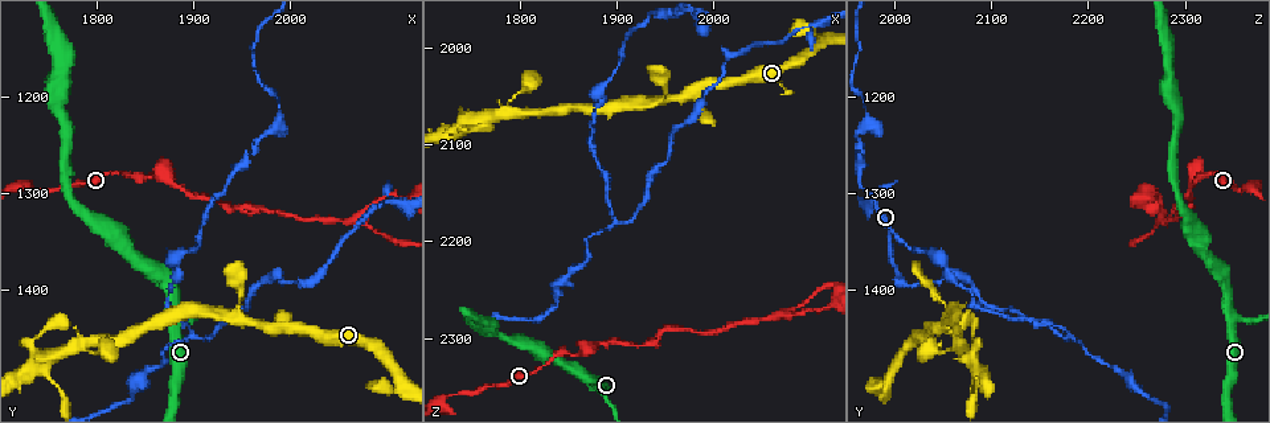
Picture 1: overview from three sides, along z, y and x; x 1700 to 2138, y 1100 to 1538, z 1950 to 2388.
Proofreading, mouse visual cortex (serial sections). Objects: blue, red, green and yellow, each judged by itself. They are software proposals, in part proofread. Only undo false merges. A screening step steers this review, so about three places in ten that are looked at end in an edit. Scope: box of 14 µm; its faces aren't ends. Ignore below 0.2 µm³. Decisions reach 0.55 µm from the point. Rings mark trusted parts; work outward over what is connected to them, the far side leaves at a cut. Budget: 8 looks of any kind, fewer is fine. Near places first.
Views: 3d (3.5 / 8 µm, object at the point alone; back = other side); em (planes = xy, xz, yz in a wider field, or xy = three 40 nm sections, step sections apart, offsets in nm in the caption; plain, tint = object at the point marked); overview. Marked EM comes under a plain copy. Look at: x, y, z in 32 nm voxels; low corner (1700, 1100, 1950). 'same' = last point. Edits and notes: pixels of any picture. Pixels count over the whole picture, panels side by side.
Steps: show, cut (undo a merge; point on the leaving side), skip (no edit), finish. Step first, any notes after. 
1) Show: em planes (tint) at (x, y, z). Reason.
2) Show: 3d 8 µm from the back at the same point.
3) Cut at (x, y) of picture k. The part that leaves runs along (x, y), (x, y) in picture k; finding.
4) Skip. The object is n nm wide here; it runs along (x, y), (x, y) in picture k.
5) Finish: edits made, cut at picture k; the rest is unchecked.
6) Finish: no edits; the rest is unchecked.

Show: 3d 3.5 µm from the back at (1880, 1430, 2345). Three-way junction.

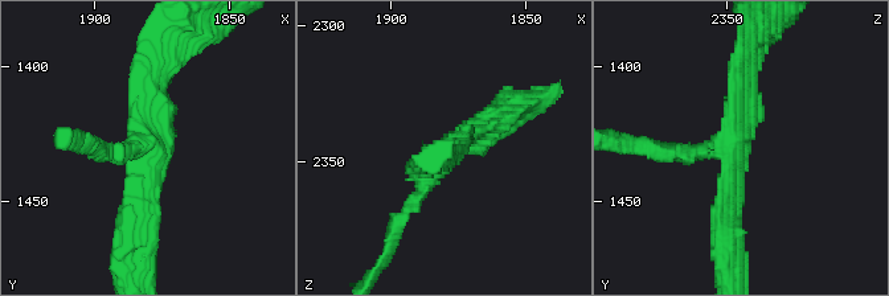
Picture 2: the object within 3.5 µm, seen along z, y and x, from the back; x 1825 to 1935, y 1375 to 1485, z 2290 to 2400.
Show: em xy step 5 (tint) at (1880, 1430, 2348). 3 arms meet here; the arms are 150, 250, 300 nm wide; now the EM.

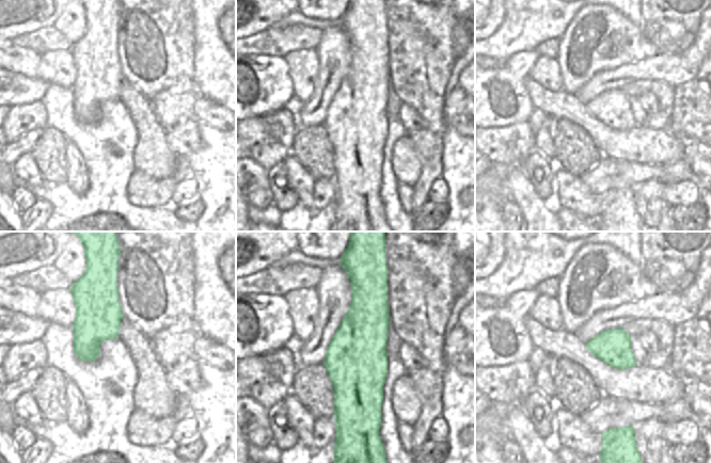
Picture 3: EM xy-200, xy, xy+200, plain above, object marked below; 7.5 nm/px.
Skip. The object is 460 nm wide here; it runs along (130, 239), (146, 214), (158, 69) in picture 2; one cell here.

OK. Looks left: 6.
Show: 3d 3.5 µm at (2070, 1325, 2275). Branch point.

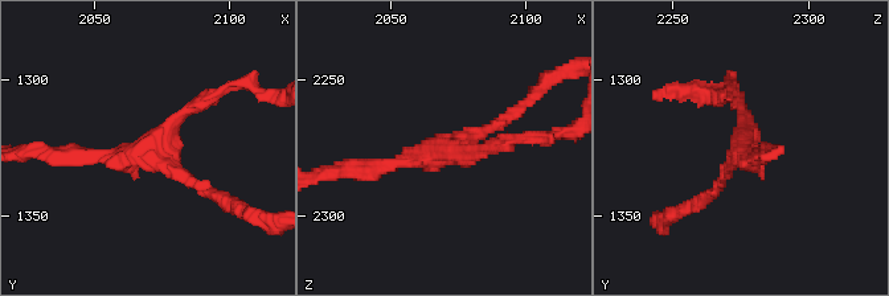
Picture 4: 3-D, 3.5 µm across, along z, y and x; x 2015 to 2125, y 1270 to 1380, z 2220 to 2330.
Show: em xy step 2 (tint) at (2069, 1325, 2276). 3 arms meet here; the arms are 150, 150, 200 nm wide.

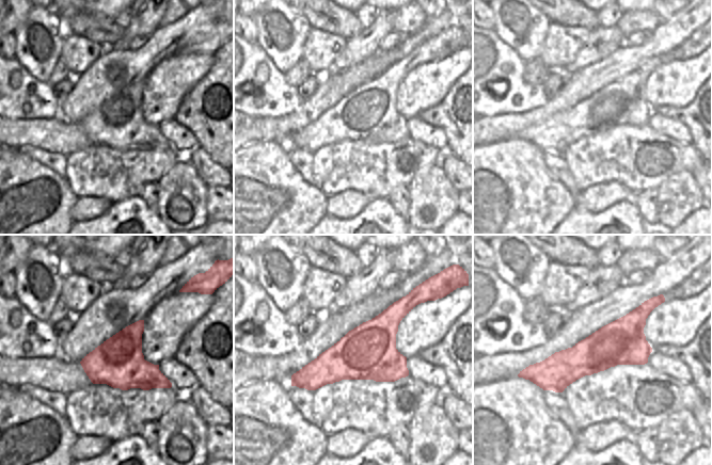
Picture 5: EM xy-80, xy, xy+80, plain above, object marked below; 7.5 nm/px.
Show: em xy step 3 (tint) at the same point.

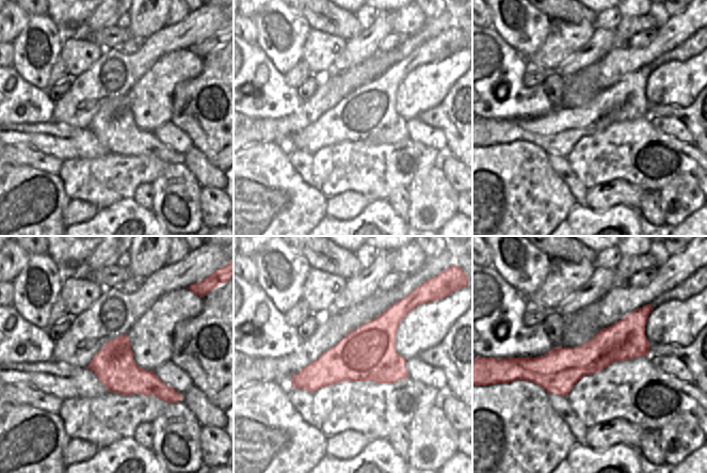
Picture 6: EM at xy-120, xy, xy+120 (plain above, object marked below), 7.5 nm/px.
Skip. All the same cell.

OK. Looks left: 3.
Show: 3d 3.5 µm at (1905, 1450, 2185). Three arms meet.

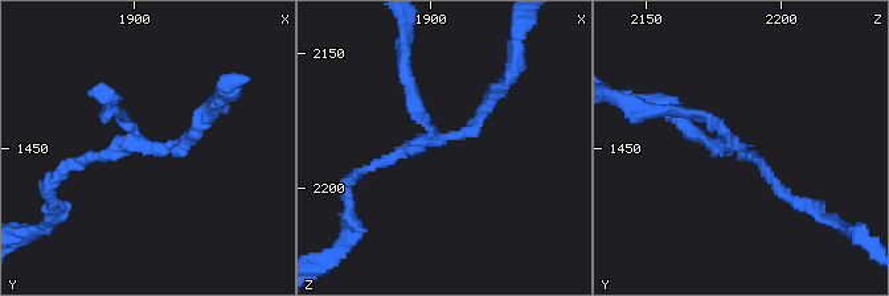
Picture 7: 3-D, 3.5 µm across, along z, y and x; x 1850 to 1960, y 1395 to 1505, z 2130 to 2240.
Show: em xy step 5 (tint) at (1904, 1448, 2183). Now the EM.

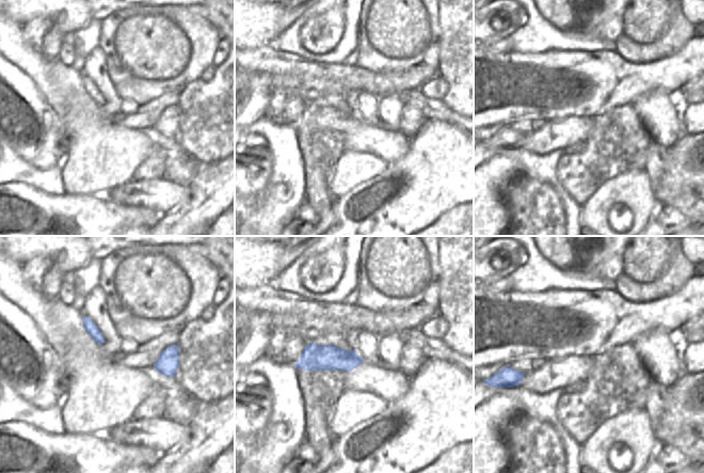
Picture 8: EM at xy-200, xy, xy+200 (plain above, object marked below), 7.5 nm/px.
Skip. The arms are 150, 150, 200 nm wide; it runs along (500, 89), (480, 119), (439, 139), (406, 74) in picture 7; all the same cell.

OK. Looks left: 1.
Finish: no edits; the rest is unchecked.

